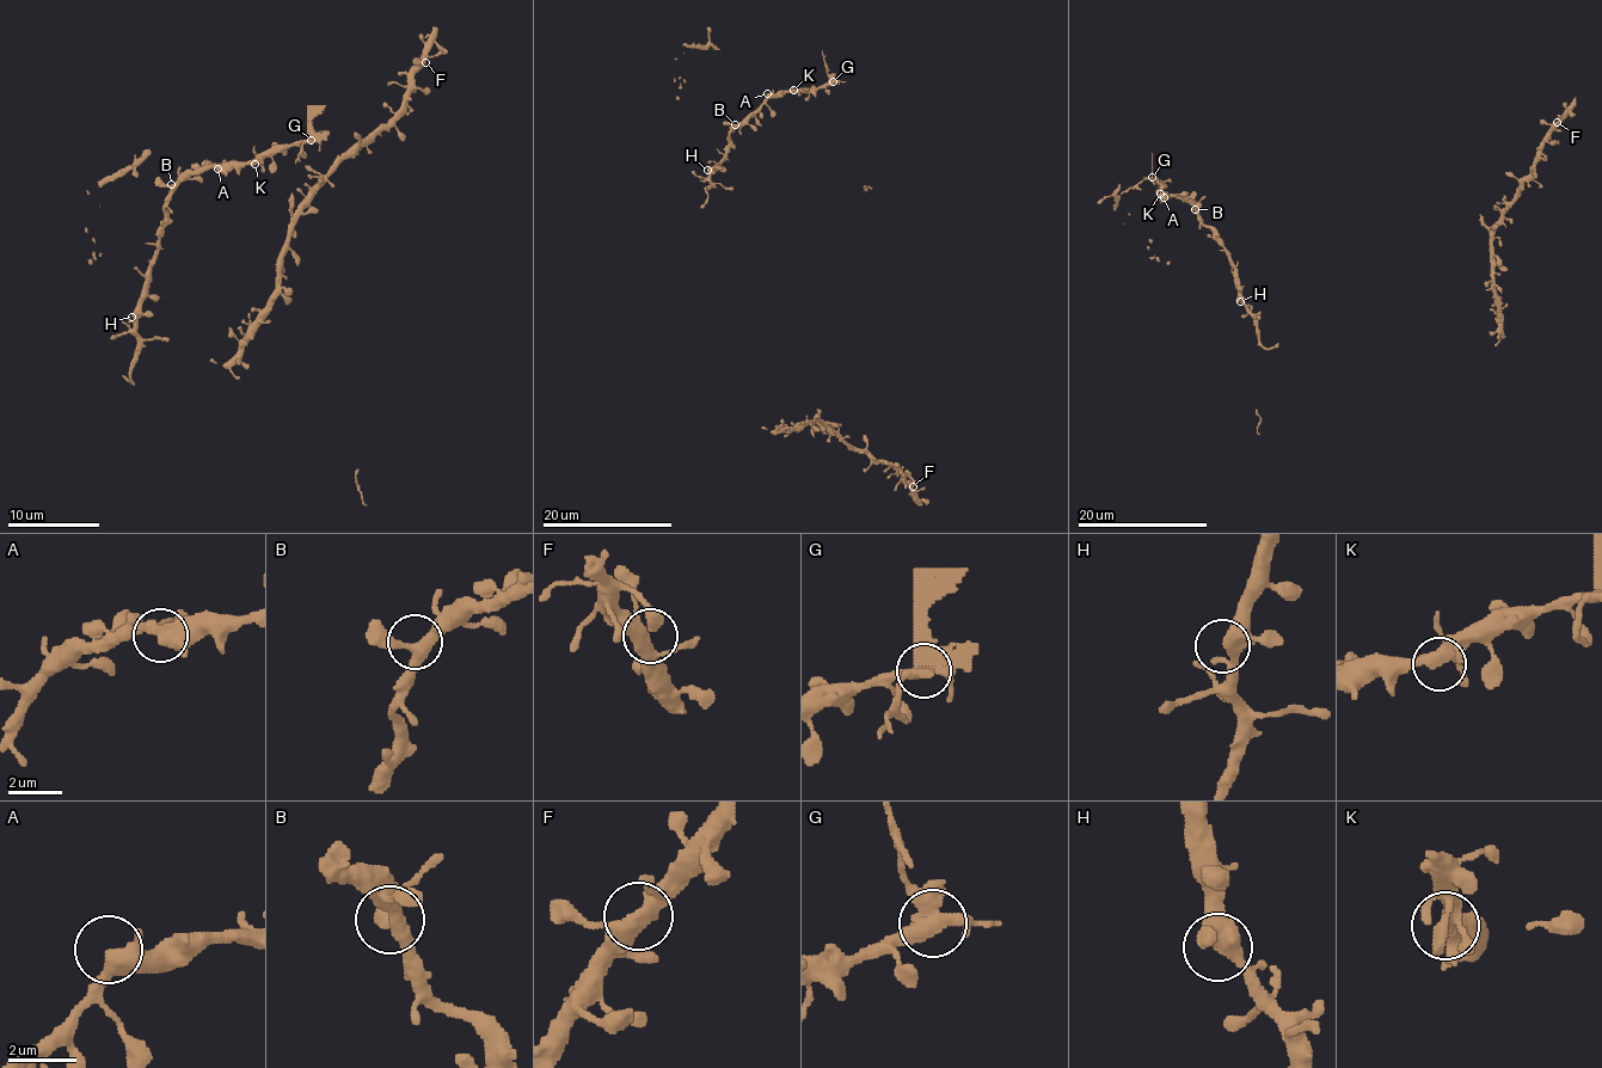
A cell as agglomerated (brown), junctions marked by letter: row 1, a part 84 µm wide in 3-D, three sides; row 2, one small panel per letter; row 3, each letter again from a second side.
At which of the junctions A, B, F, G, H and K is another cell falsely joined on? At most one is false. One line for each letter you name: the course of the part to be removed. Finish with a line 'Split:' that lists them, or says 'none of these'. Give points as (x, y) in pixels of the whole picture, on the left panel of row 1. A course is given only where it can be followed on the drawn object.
G: (310, 141), (296, 164)
Split: G

